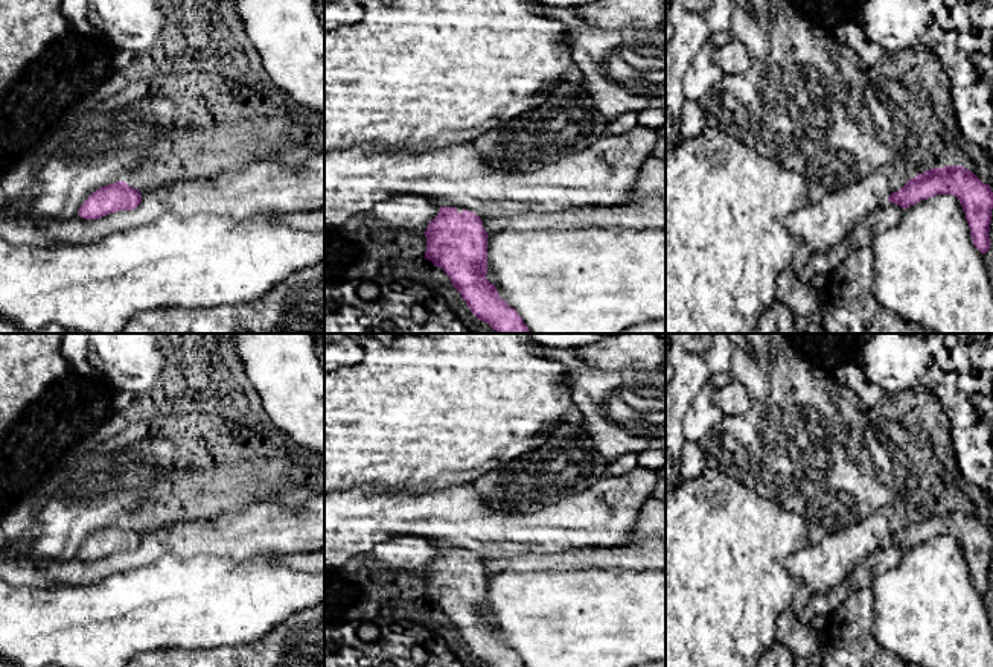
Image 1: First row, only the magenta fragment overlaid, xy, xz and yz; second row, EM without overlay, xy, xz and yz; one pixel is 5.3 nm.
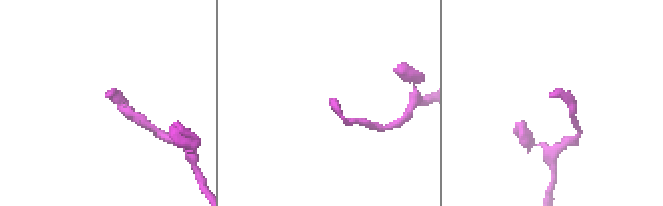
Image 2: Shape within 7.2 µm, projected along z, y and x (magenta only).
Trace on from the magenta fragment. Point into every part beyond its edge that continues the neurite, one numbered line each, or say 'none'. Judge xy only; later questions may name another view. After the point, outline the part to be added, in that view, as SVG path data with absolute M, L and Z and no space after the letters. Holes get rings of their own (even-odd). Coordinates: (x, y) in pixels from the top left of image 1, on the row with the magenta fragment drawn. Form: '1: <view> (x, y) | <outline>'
none

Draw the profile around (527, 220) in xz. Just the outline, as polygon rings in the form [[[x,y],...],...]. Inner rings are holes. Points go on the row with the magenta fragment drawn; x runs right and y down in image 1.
[[[641,198],[621,206],[576,207],[556,213],[522,212],[501,218],[483,218],[487,235],[501,230],[564,230],[626,227],[666,230],[666,199]]]

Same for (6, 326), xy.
[[[0,315],[0,334],[59,334],[61,330],[58,324],[49,324],[41,330],[29,332]]]

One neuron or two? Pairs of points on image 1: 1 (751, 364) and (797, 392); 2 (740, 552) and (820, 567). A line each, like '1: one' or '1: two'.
1: two
2: two

